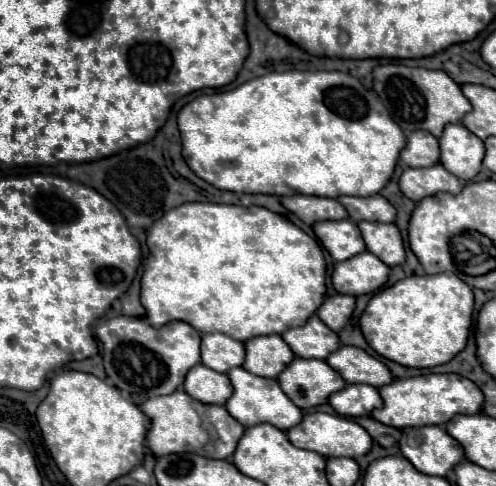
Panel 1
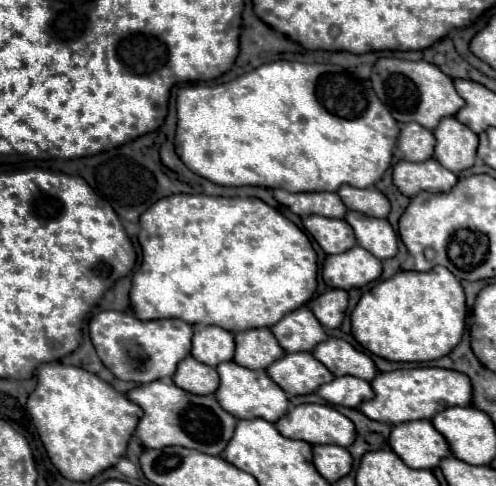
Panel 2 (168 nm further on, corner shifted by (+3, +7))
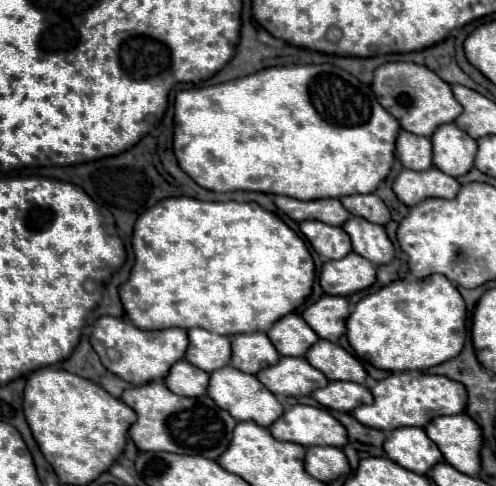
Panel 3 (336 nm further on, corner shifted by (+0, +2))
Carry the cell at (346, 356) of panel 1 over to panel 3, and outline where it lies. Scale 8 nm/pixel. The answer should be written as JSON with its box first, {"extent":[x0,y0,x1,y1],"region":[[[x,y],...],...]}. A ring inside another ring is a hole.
{"extent":[304,340,366,384],"region":[[[318,340],[316,346],[308,348],[308,354],[304,358],[312,366],[316,366],[328,380],[350,380],[362,384],[366,378],[362,364],[342,346],[328,340]]]}

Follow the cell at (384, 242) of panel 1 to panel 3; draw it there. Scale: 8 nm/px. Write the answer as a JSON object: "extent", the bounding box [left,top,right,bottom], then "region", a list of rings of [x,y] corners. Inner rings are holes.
{"extent":[342,218,394,266],"region":[[[348,218],[348,222],[342,228],[352,240],[352,250],[368,258],[372,264],[382,266],[394,258],[394,246],[386,236],[384,226],[372,224],[364,218]]]}

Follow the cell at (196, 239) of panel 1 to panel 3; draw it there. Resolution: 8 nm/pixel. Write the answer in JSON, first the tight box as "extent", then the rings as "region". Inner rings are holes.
{"extent":[118,196,314,336],"region":[[[180,196],[180,198],[164,198],[160,200],[156,206],[148,208],[144,214],[140,214],[140,218],[134,224],[134,232],[132,232],[132,250],[134,250],[134,266],[130,270],[130,278],[126,282],[132,282],[132,286],[122,284],[118,288],[120,294],[120,302],[124,306],[124,312],[128,316],[128,320],[142,330],[164,330],[164,328],[206,328],[212,330],[216,334],[224,334],[224,336],[232,336],[232,334],[242,334],[242,332],[266,332],[278,318],[294,312],[296,308],[300,308],[304,304],[304,300],[308,298],[308,294],[312,292],[312,282],[314,282],[314,260],[304,244],[304,240],[290,230],[276,214],[260,208],[256,202],[202,202],[196,198],[188,198],[188,196]]]}

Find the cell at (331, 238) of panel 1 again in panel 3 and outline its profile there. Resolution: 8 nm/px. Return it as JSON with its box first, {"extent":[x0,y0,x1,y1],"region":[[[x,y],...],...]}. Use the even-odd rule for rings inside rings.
{"extent":[300,220,352,260],"region":[[[310,220],[310,222],[300,222],[300,232],[308,238],[312,248],[326,260],[338,260],[344,258],[348,252],[352,252],[348,234],[338,226]]]}

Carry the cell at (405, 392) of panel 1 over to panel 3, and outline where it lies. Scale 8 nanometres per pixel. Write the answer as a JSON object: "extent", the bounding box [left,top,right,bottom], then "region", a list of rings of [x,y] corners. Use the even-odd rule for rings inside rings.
{"extent":[352,372,466,432],"region":[[[394,372],[388,378],[376,382],[372,388],[374,404],[358,406],[352,410],[352,416],[370,428],[390,432],[400,426],[418,426],[424,428],[432,418],[444,414],[460,414],[466,408],[466,390],[460,382],[454,382],[446,376],[434,376],[424,372]]]}

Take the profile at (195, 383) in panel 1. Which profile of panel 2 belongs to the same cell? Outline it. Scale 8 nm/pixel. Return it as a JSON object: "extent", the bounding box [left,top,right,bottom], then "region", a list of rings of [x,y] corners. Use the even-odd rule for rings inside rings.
{"extent":[173,355,219,395],"region":[[[191,355],[179,363],[173,381],[177,387],[197,395],[211,395],[217,391],[217,385],[219,385],[217,369],[197,361]]]}

